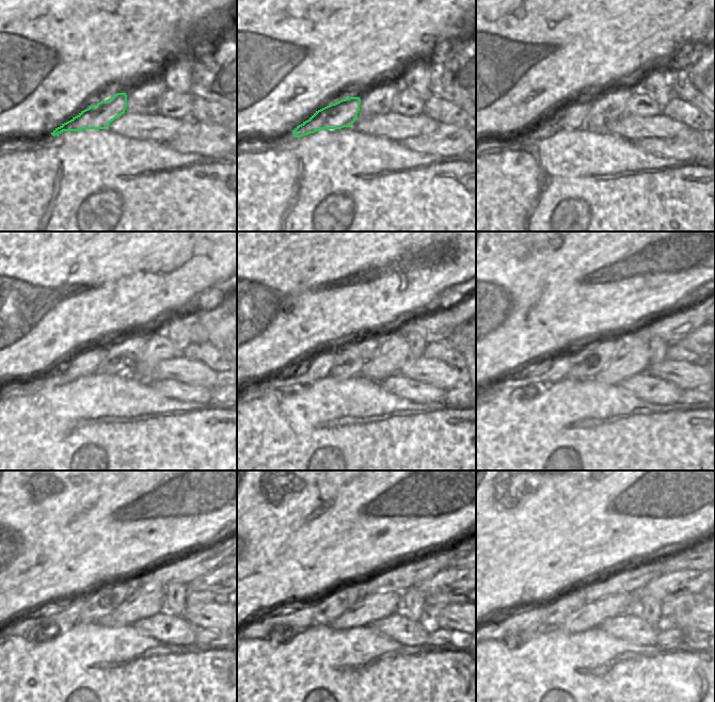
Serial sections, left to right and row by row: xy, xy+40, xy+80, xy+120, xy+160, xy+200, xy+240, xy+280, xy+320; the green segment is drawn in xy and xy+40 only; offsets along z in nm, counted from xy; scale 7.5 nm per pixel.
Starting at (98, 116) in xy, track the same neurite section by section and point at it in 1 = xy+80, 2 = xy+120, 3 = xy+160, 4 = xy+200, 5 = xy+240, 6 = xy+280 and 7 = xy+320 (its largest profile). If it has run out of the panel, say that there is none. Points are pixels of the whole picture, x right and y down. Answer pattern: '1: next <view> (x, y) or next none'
1: next xy+80 (570, 117)
2: next xy+120 (84, 363)
3: next xy+160 (319, 366)
4: next xy+200 (541, 376)
5: next xy+240 (47, 624)
6: next xy+280 (280, 626)
7: next xy+320 (514, 629)

